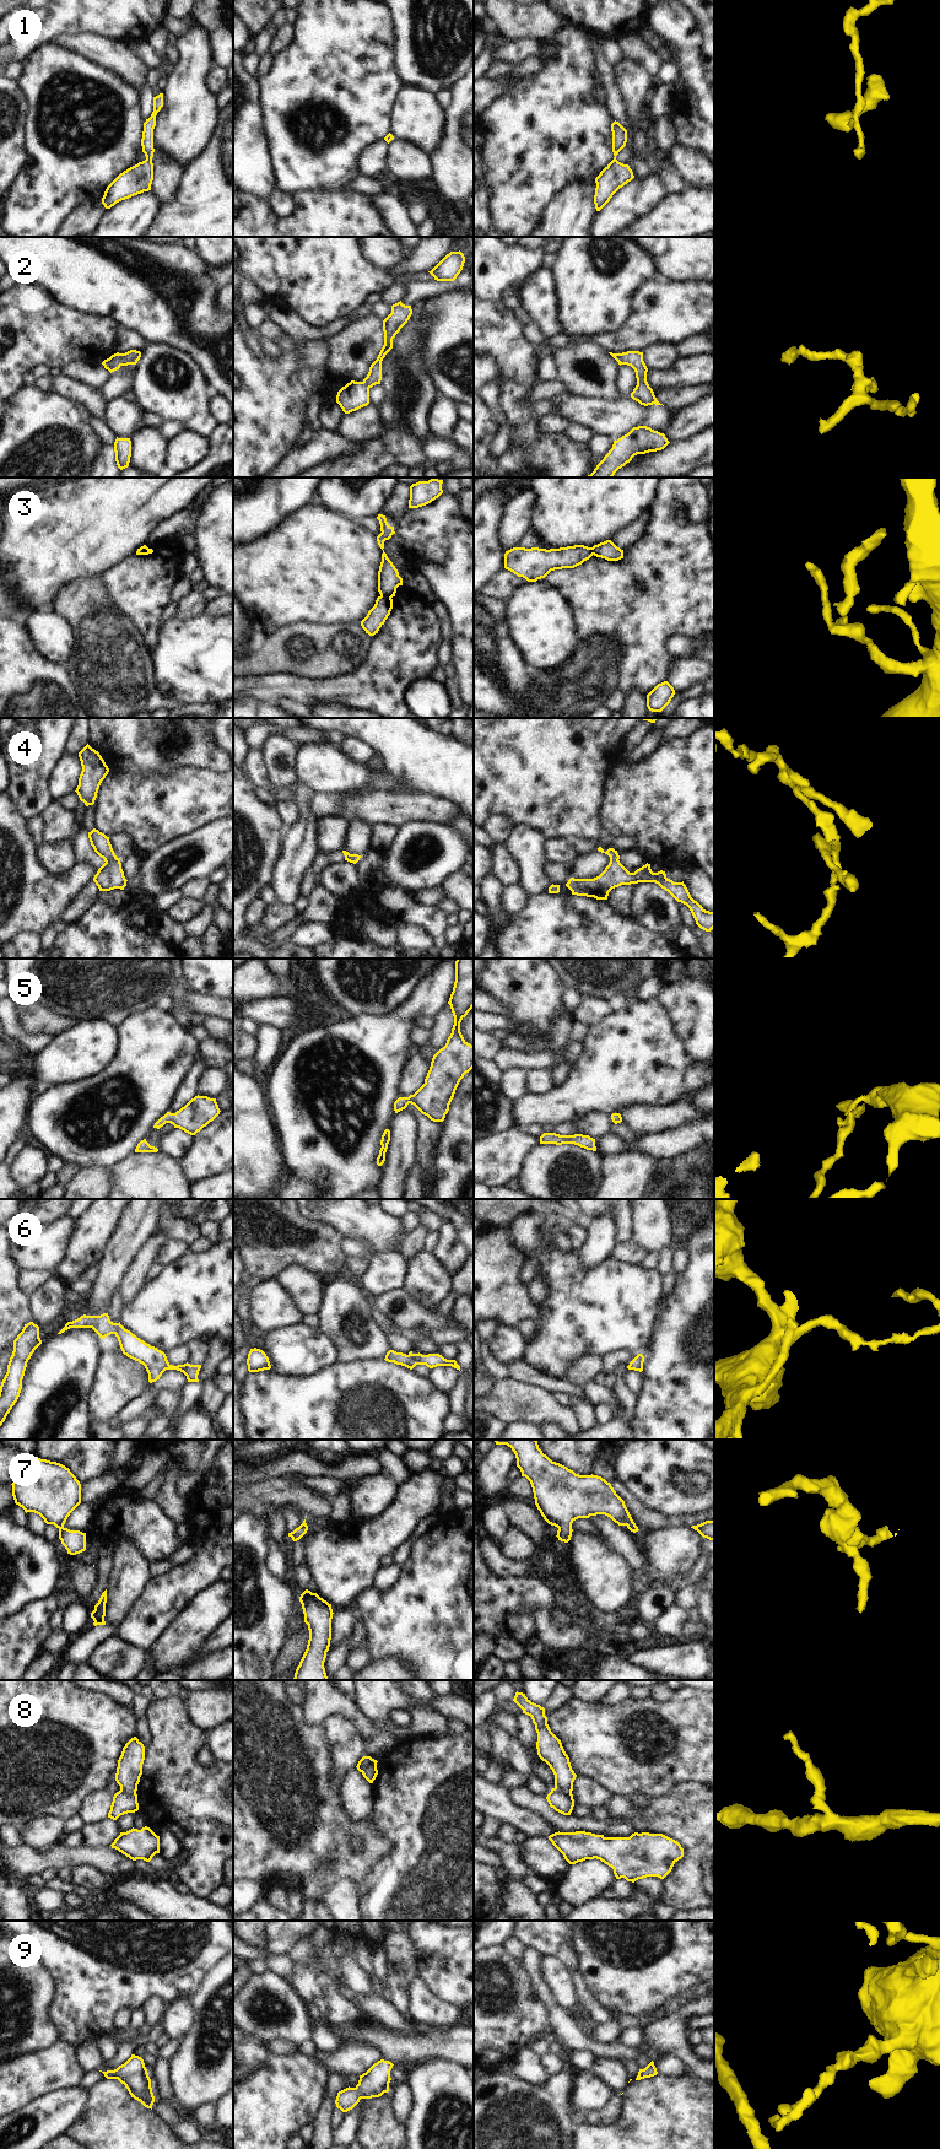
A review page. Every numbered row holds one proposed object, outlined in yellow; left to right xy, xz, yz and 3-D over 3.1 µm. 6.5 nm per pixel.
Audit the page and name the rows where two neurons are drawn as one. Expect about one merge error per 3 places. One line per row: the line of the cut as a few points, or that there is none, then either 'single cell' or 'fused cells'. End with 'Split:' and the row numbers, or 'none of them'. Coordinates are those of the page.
1: cut none; single cell
2: cut none; single cell
3: cut xz (381, 595), (390, 598); fused cells
4: cut none; single cell
5: cut none; single cell
6: cut none; single cell
7: cut none; single cell
8: cut yz (555, 1787), (565, 1792), (573, 1801); fused cells
9: cut none; single cell
Split: 3, 8

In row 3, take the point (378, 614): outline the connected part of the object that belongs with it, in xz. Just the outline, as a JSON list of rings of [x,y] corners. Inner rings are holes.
[[[378,596],[374,606],[368,611],[367,616],[361,621],[362,628],[369,636],[378,633],[384,625],[393,609],[393,599],[388,596]]]

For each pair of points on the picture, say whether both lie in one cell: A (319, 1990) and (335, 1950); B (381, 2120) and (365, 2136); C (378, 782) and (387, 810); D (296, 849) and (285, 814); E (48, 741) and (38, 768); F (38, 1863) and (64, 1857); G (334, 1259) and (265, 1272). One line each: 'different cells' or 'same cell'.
A: same cell
B: same cell
C: different cells
D: different cells
E: same cell
F: same cell
G: same cell

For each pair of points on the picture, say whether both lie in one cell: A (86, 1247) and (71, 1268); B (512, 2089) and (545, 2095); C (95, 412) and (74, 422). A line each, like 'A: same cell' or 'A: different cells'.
A: same cell
B: same cell
C: different cells

